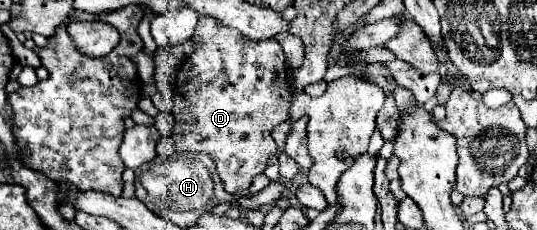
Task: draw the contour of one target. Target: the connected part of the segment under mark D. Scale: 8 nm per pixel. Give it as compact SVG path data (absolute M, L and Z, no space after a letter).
M198 18L196 32L192 36L194 52L176 72L178 92L184 98L184 104L174 104L174 146L178 152L198 150L208 154L214 164L216 172L224 184L224 190L236 196L248 196L248 188L256 174L262 174L270 154L276 152L276 142L270 138L270 130L288 120L288 108L293 98L286 82L286 57L280 44L274 39L250 41L244 38L238 30L220 24L216 18Z

